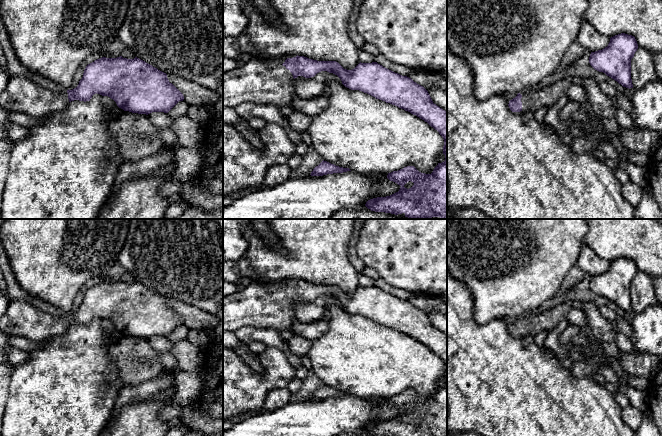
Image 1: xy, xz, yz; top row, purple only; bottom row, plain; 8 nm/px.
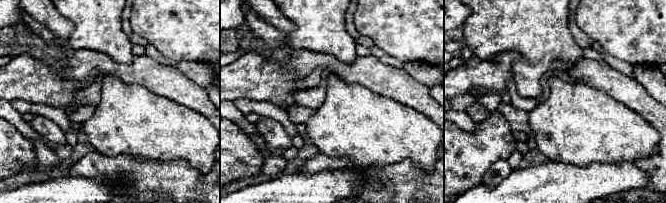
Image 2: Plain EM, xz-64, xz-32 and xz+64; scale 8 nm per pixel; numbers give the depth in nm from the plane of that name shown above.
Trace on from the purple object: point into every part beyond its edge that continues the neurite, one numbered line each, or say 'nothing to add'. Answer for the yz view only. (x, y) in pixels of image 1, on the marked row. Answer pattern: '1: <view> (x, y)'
1: yz (548, 96)

